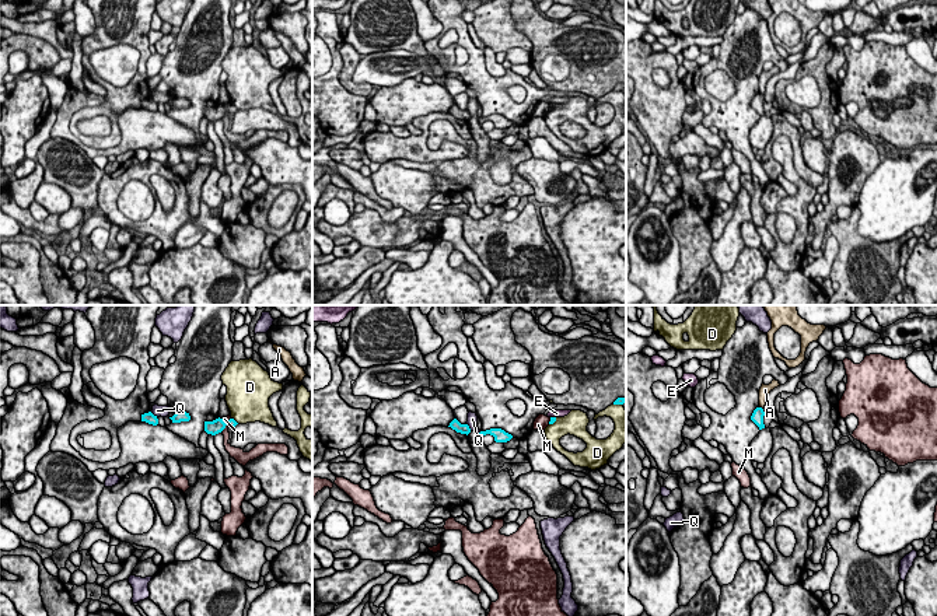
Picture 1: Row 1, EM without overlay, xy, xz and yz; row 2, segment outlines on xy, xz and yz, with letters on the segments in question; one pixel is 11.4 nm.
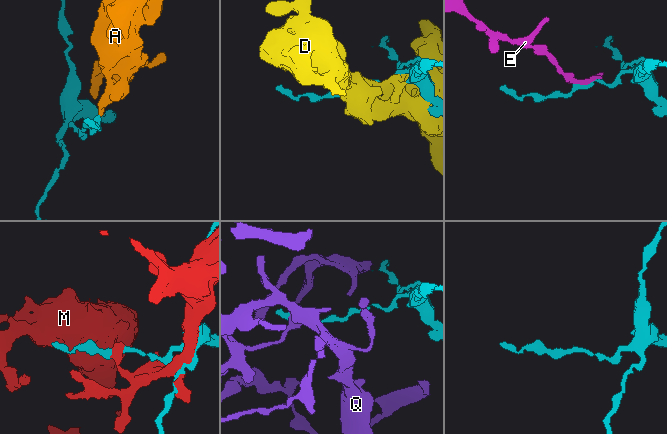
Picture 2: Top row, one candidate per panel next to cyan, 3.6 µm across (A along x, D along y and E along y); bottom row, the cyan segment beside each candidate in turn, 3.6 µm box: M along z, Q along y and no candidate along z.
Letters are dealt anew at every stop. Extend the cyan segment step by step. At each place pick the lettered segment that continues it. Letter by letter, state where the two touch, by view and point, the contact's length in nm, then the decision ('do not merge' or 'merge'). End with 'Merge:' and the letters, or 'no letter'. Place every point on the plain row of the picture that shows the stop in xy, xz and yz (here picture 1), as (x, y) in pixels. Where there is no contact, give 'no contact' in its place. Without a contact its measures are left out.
A: contact yz (761, 94); length 60 nm; do not merge
D: contact xy (234, 107); length 120 nm; do not merge
E: contact xz (553, 104); length 70 nm; do not merge
M: contact xy (226, 111); length 220 nm; do not merge
Q: contact xz (468, 114); length 110 nm; do not merge
Merge: no letter

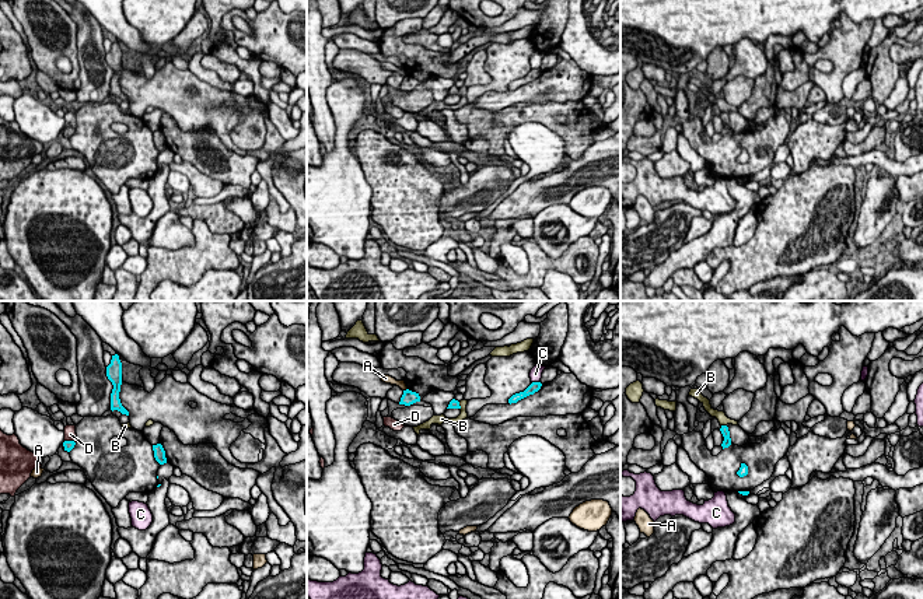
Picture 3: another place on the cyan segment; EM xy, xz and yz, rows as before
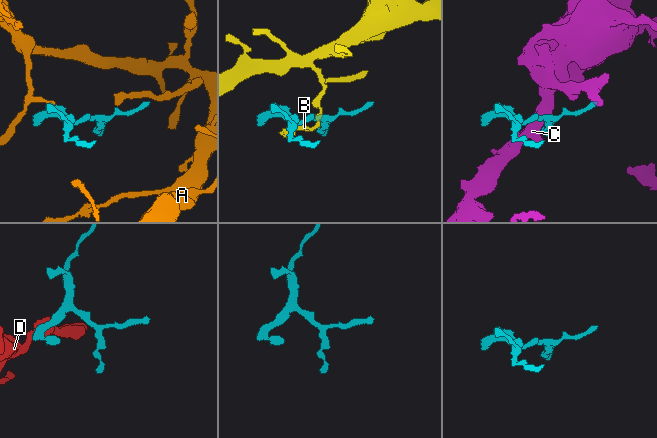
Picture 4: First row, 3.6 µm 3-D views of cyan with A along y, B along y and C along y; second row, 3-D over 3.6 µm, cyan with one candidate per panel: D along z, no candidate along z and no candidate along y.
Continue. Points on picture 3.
A: contact xz (406, 76); length 60 nm; do not merge
B: contact yz (724, 112); length 70 nm; do not merge
C: contact xz (537, 69); length 100 nm; do not merge
D: contact xy (70, 128); length 130 nm; do not merge
Merge: no letter

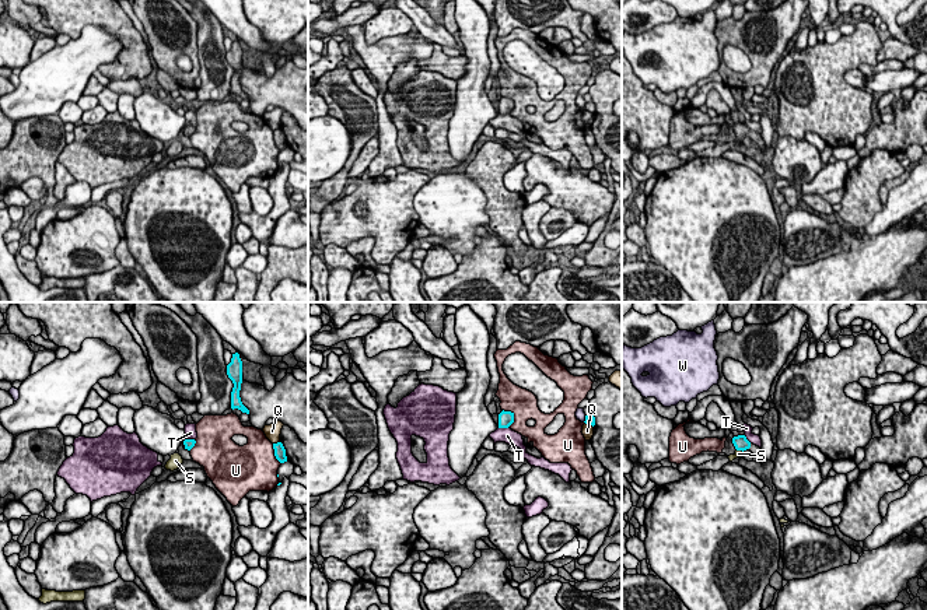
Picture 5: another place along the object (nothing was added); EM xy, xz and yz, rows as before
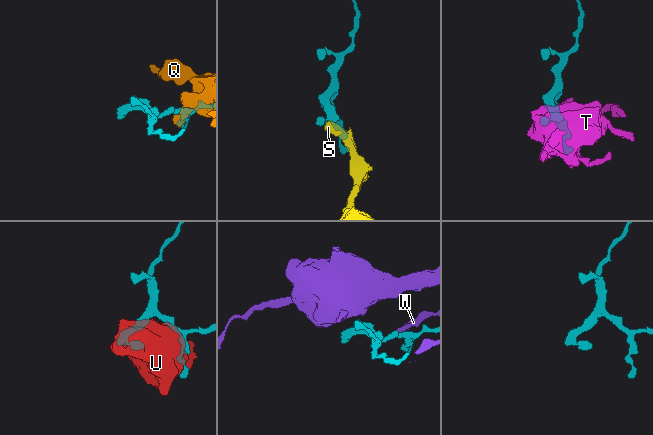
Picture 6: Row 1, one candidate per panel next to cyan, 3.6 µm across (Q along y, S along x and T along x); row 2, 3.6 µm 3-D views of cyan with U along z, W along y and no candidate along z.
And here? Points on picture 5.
Q: contact xy (277, 129); length 90 nm; do not merge
S: contact yz (740, 136); length 90 nm; merge
T: contact xz (503, 114); length 130 nm; do not merge
U: contact xz (513, 102); length 220 nm; do not merge
W: contact xz (586, 105); length 90 nm; do not merge
Merge: S

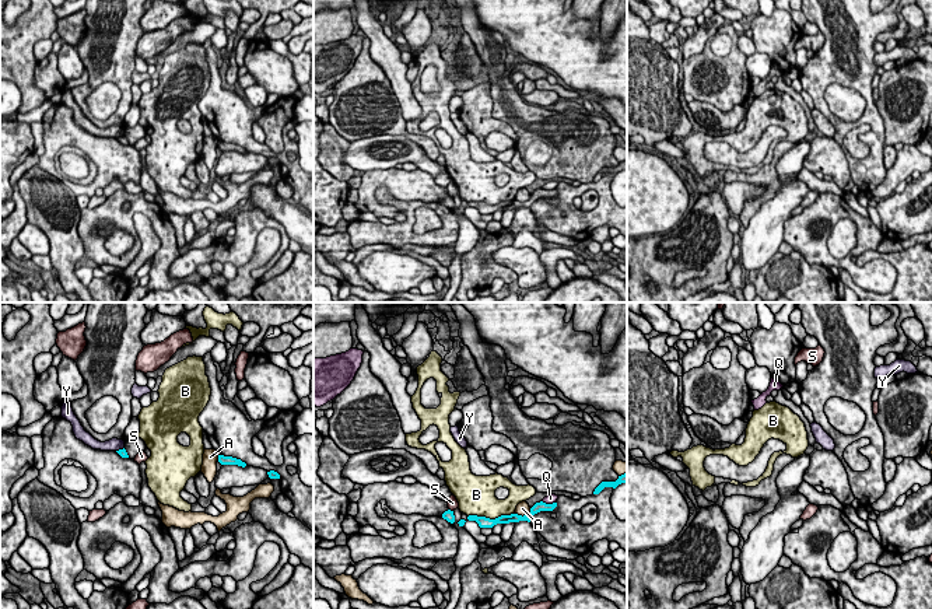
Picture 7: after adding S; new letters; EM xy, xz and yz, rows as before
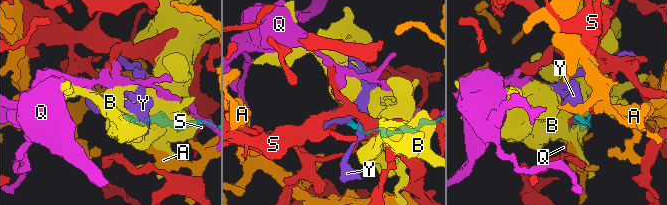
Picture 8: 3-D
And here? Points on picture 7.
A: contact xz (524, 202); length 200 nm; do not merge
B: contact xz (489, 205); length 550 nm; do not merge
Q: contact xz (549, 191); length 160 nm; do not merge
S: contact xz (449, 196); length 60 nm; do not merge
Y: contact xy (119, 136); length 110 nm; do not merge
Merge: no letter

